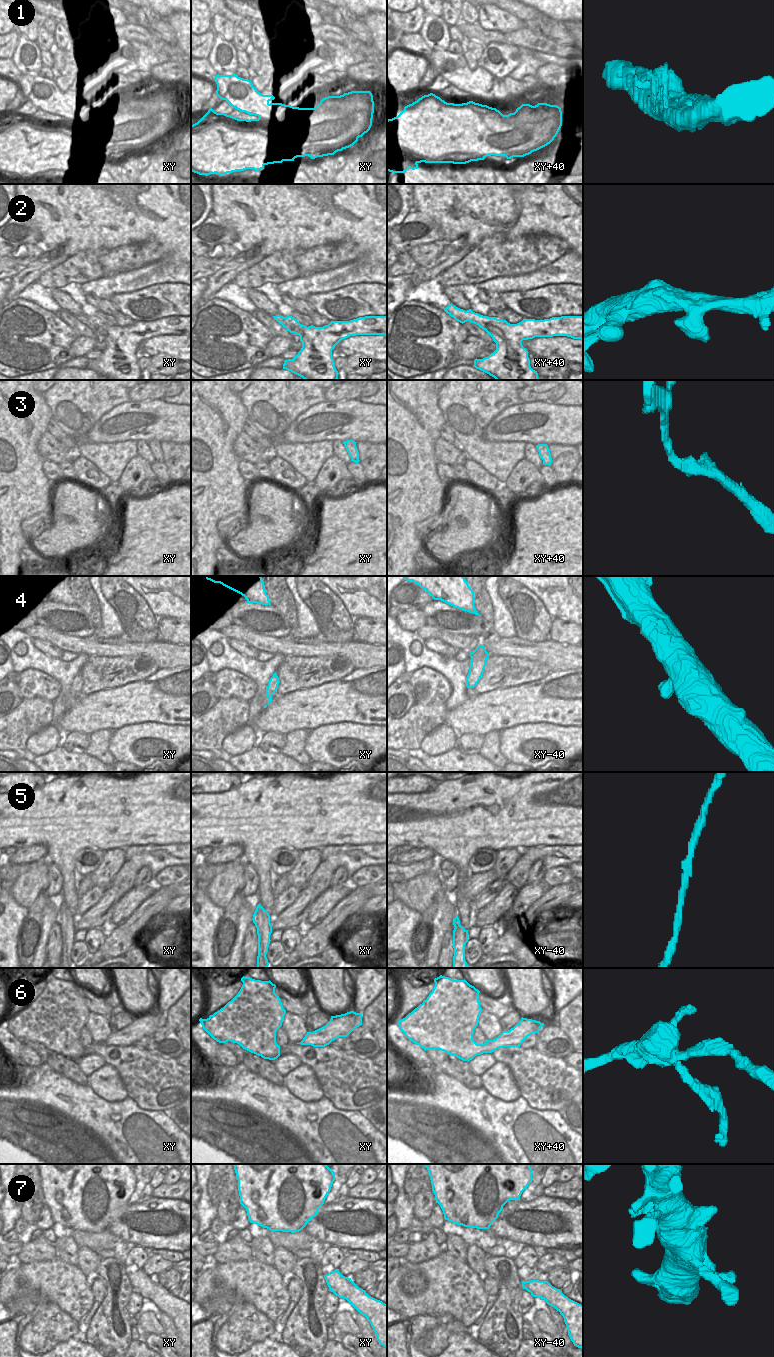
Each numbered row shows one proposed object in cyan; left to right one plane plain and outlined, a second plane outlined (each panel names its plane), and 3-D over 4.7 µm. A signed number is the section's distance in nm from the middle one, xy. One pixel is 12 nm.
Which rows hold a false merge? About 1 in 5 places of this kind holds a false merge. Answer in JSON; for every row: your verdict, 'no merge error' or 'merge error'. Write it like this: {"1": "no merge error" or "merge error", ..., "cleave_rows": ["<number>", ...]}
{"1": "no merge error", "2": "no merge error", "3": "no merge error", "4": "no merge error", "5": "no merge error", "6": "merge error", "7": "no merge error", "cleave_rows": ["6"]}

